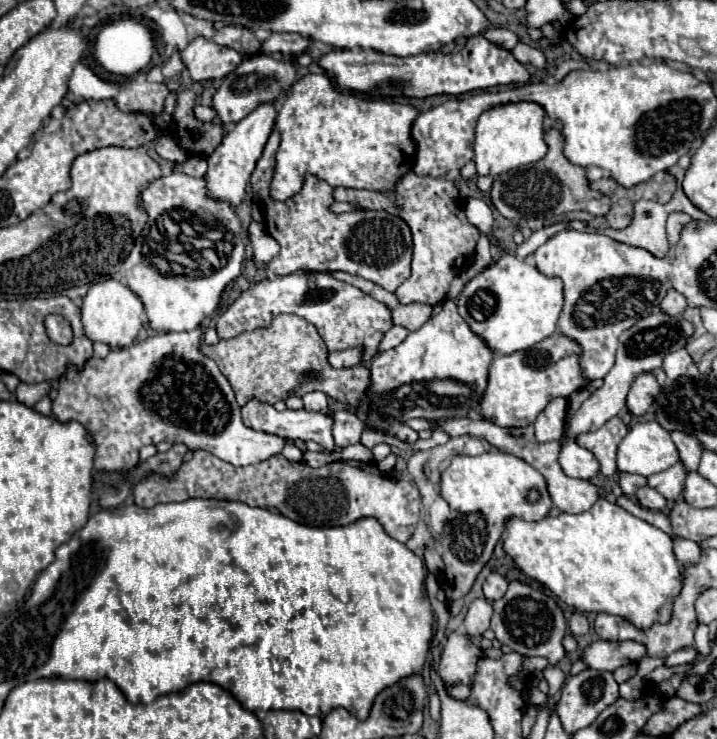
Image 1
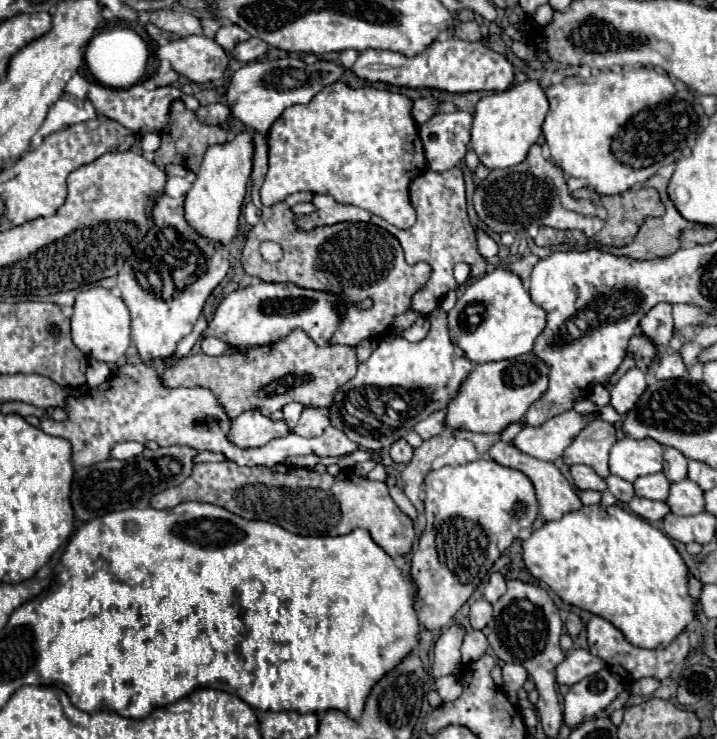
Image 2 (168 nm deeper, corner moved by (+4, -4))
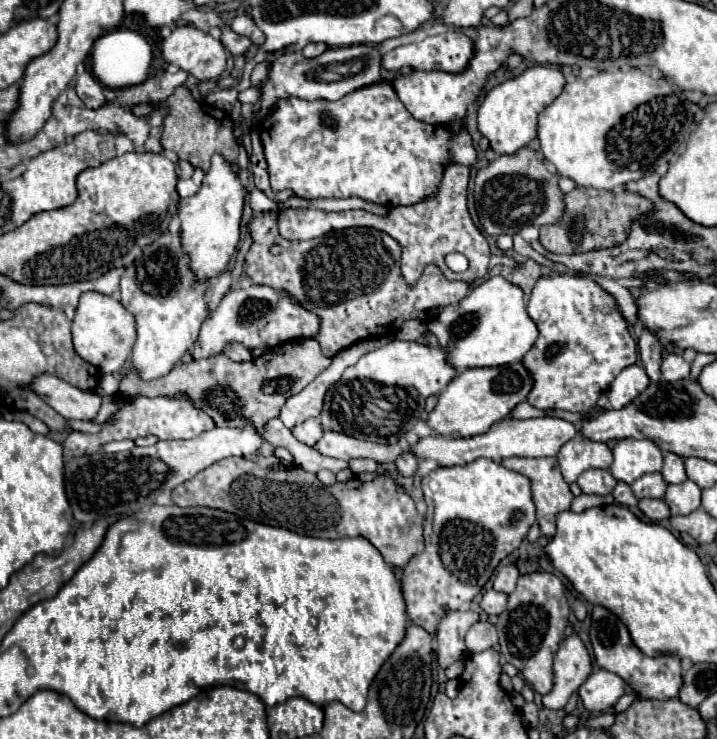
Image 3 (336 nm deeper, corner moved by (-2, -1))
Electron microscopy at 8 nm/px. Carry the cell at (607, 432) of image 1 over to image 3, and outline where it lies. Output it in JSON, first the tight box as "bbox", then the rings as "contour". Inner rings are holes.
{"bbox":[556,435,612,485],"contour":[[[576,435],[556,455],[564,481],[570,485],[586,469],[608,469],[612,465],[612,451],[606,443],[594,443]]]}

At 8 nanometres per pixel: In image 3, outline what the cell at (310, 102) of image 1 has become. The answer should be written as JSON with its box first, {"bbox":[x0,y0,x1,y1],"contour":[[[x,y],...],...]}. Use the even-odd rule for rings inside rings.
{"bbox":[258,81,476,207],"contour":[[[388,81],[356,89],[338,101],[306,101],[298,97],[278,99],[274,109],[262,119],[258,133],[264,145],[272,189],[292,189],[294,195],[302,199],[362,197],[386,207],[414,205],[438,193],[448,165],[460,163],[470,167],[476,163],[476,149],[466,125],[462,125],[460,133],[454,133],[448,125],[416,121]]]}

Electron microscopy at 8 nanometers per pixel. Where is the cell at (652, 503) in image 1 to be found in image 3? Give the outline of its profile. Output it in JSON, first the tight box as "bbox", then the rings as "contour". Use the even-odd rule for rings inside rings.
{"bbox":[638,499,670,521],"contour":[[[640,499],[638,507],[650,521],[660,521],[670,517],[670,509],[662,499]]]}

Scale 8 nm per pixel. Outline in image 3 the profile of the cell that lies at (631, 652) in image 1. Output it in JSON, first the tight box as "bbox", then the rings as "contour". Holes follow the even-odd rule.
{"bbox":[542,633,592,711],"contour":[[[576,633],[562,639],[552,665],[554,685],[550,693],[542,697],[544,707],[556,711],[562,709],[568,703],[570,695],[578,691],[578,687],[588,679],[590,673],[592,673],[592,661],[582,639]]]}

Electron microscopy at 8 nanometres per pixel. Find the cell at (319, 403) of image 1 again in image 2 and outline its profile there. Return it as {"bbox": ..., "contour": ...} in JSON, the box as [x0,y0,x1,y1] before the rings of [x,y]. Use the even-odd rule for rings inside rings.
{"bbox":[294,406,330,436],"contour":[[[306,406],[302,410],[302,416],[300,416],[298,424],[294,426],[294,432],[298,436],[320,436],[326,426],[330,426],[328,414],[324,410],[320,410],[320,408]]]}

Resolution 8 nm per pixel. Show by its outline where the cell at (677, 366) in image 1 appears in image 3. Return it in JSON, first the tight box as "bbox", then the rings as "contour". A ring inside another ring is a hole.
{"bbox":[662,353,690,381],"contour":[[[670,353],[664,357],[662,361],[662,379],[664,381],[680,381],[680,379],[688,379],[690,375],[690,363],[678,355],[678,353]]]}

